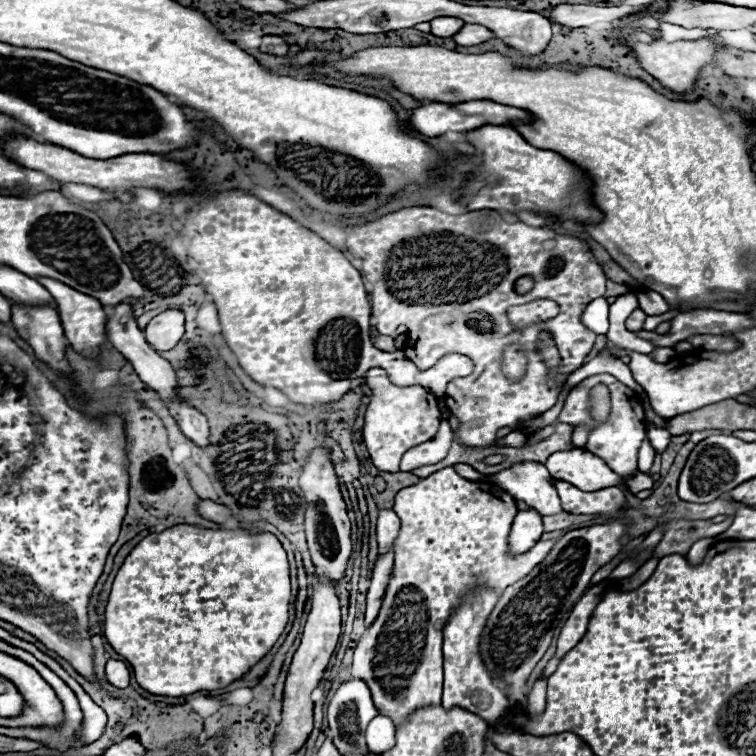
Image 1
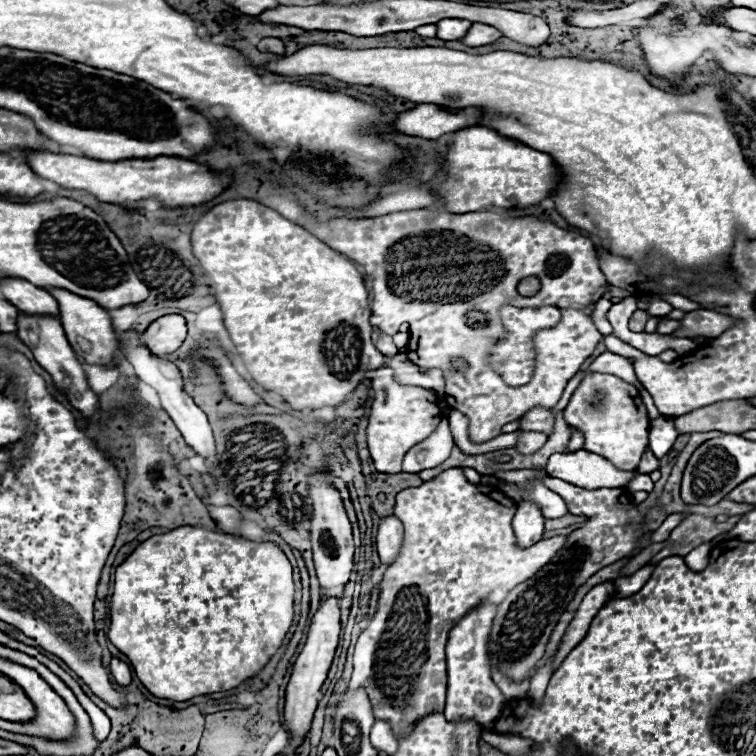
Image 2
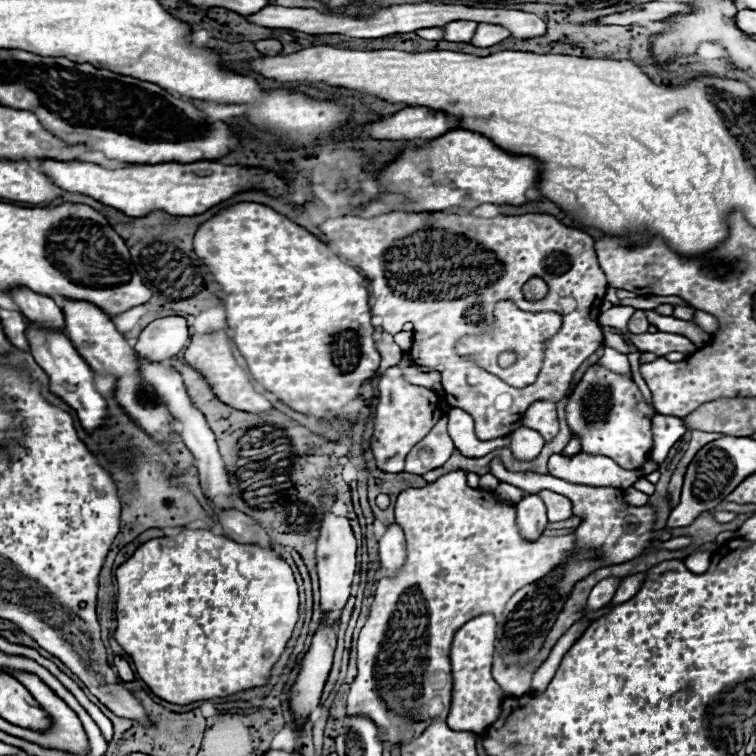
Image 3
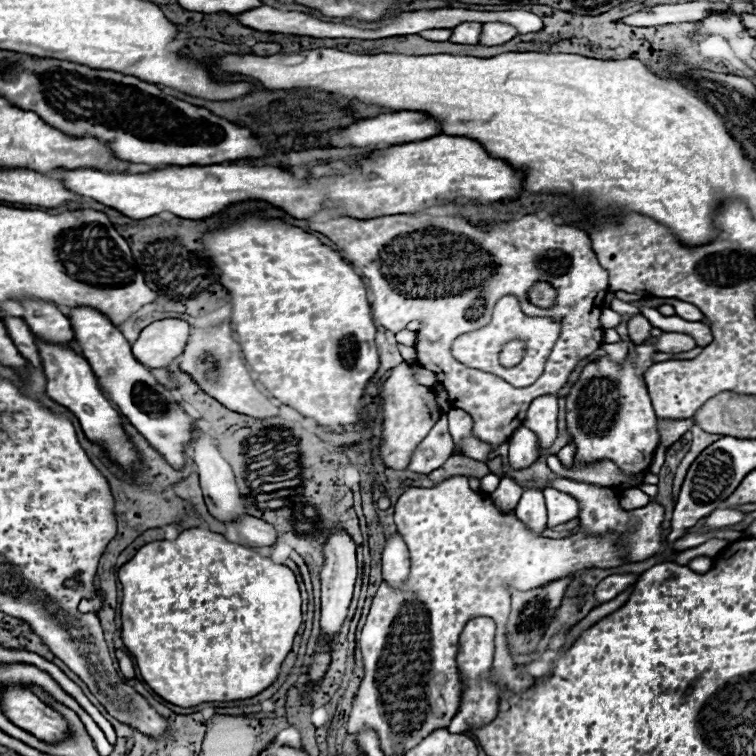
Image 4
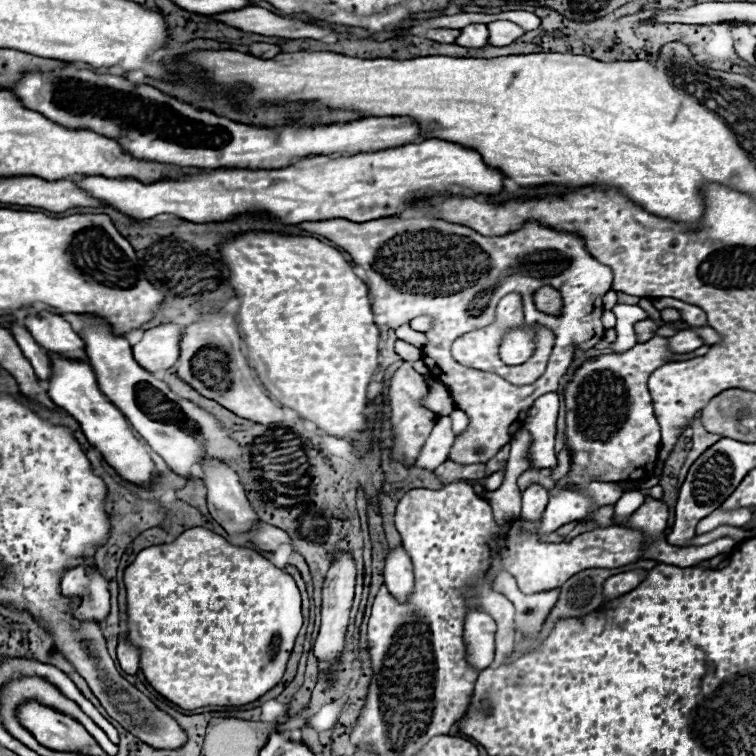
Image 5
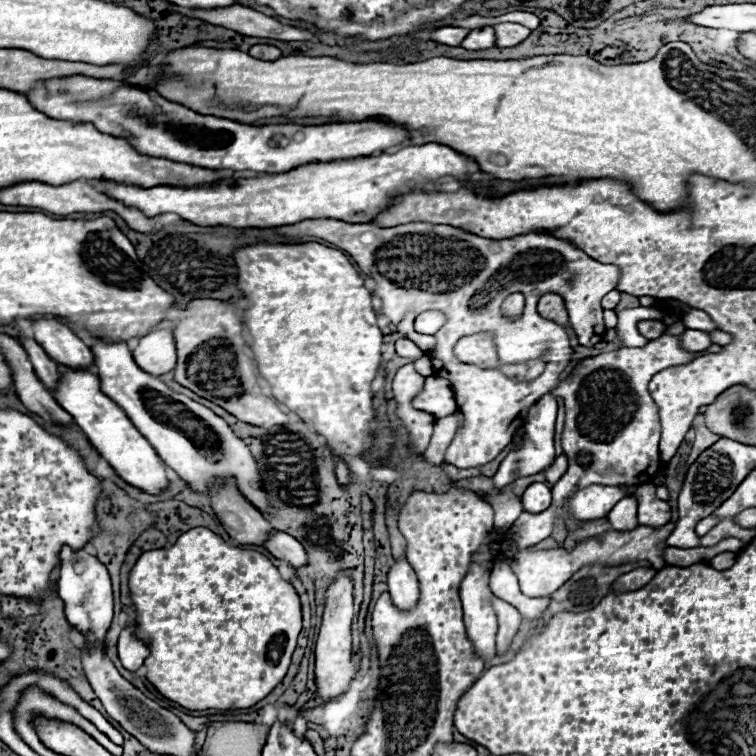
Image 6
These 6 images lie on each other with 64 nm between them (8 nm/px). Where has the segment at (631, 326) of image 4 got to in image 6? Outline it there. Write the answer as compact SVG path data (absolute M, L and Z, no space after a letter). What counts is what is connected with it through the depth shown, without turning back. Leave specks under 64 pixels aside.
M642 320L642 322L638 322L638 332L642 336L646 336L648 340L652 340L652 338L658 338L664 334L664 324L658 320Z

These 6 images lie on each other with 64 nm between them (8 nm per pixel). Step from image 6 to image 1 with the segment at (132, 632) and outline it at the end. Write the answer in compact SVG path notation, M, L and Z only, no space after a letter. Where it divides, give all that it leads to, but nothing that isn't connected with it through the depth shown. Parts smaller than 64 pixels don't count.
M108 660L108 664L106 664L106 678L116 688L126 688L128 682L130 682L130 672L128 672L128 668L126 668L124 662L120 662L120 660Z

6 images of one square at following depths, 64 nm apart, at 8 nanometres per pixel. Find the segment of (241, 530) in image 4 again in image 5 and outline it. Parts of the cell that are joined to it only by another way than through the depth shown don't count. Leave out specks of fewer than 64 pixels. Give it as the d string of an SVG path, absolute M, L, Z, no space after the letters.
M260 524L252 532L252 542L256 546L260 546L262 550L266 550L266 552L276 552L282 544L290 544L290 536L280 528Z

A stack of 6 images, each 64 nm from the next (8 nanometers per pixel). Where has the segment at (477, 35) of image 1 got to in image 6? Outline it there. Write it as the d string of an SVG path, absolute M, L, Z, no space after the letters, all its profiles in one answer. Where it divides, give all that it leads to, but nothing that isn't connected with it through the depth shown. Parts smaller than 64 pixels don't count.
M498 24L494 26L496 30L496 38L498 38L498 46L516 46L520 42L524 42L524 38L528 38L528 34L532 32L530 28L522 26L522 24Z

